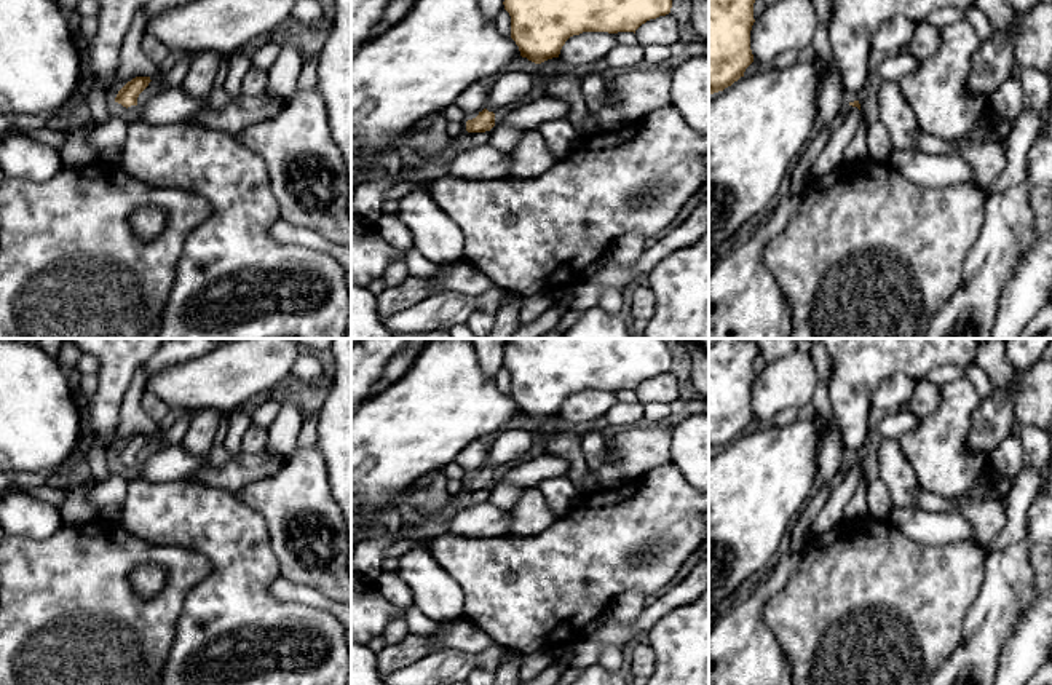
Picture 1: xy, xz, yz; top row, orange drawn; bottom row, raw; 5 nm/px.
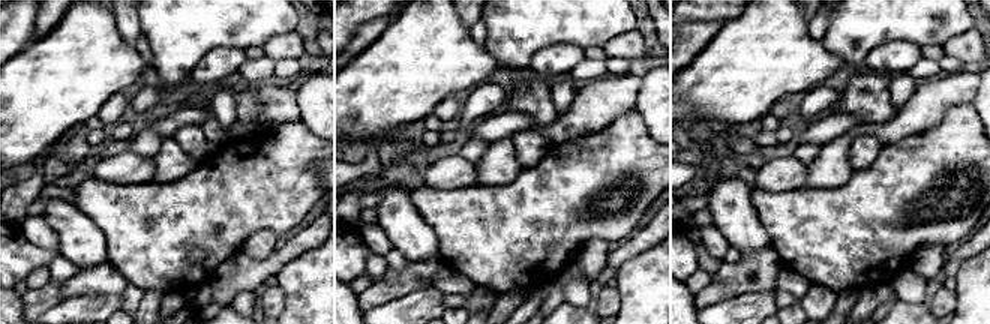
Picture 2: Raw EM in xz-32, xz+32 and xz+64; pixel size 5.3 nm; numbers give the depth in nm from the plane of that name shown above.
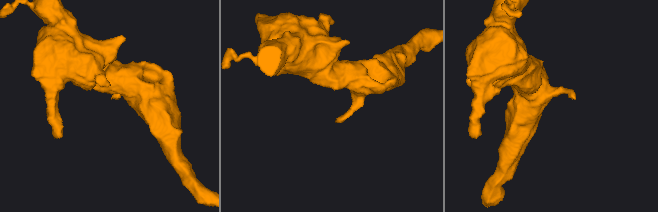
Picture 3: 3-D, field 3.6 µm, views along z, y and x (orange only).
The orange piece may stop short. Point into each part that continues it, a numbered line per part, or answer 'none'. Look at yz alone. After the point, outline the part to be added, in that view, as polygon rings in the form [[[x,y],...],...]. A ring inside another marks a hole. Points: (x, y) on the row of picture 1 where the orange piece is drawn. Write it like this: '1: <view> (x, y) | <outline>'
1: yz (832, 155) | [[[849,105],[844,121],[830,133],[830,137],[811,166],[811,180],[816,180],[833,169],[836,169],[844,161],[844,150],[851,142],[856,129],[859,126],[859,120],[862,117],[862,110]]]

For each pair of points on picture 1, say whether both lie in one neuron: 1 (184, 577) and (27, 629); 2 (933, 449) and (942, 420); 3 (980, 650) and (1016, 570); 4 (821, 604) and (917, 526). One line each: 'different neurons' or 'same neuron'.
1: same neuron
2: same neuron
3: same neuron
4: different neurons

